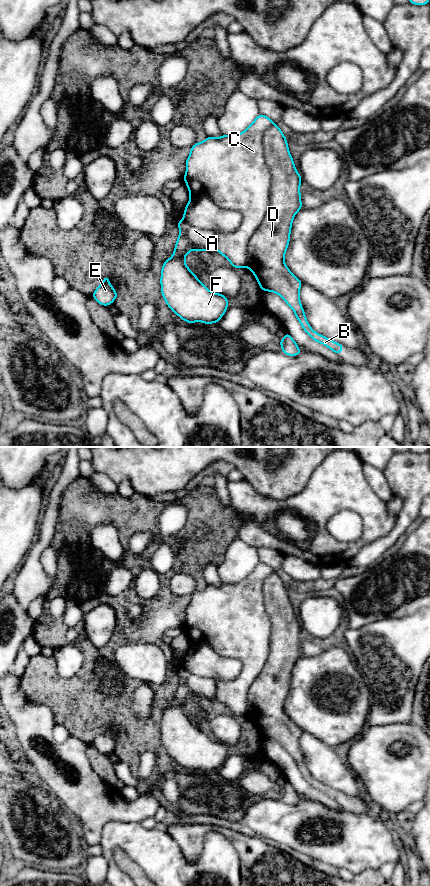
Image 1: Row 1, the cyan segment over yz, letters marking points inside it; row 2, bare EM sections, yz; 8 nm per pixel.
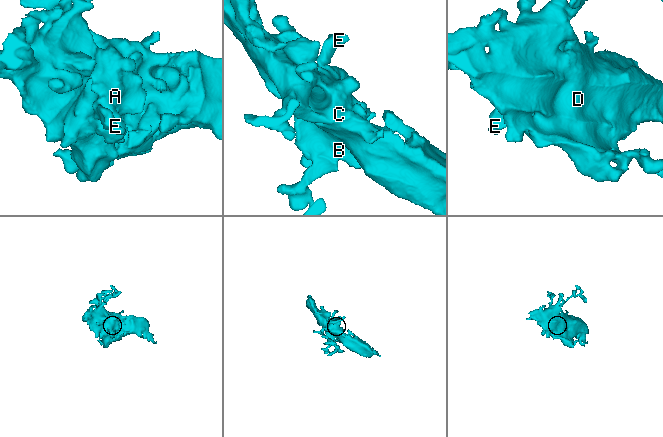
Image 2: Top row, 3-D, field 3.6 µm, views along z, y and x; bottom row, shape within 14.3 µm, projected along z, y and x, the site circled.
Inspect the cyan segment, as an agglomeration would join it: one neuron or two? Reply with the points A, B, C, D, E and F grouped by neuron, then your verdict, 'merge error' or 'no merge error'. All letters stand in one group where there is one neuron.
groups A B C D E F; no merge error

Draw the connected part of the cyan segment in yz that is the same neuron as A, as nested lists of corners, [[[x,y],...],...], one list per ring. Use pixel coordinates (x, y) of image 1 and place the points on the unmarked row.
[[[259,562],[238,583],[222,582],[220,586],[207,584],[204,589],[195,591],[190,597],[185,614],[186,621],[183,627],[188,635],[190,648],[184,657],[184,665],[177,672],[180,682],[173,703],[163,711],[161,718],[161,742],[167,754],[187,771],[218,771],[228,757],[228,746],[211,740],[186,714],[185,709],[185,704],[192,698],[210,700],[216,697],[229,708],[233,716],[247,715],[254,722],[262,740],[278,742],[294,759],[306,782],[339,804],[344,794],[315,780],[309,773],[299,746],[303,731],[289,718],[284,709],[293,667],[302,657],[300,642],[302,627],[296,618],[287,587],[281,577],[269,565]]]

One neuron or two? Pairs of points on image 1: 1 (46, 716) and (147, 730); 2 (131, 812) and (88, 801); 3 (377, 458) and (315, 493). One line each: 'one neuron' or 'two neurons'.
1: two neurons
2: one neuron
3: two neurons

